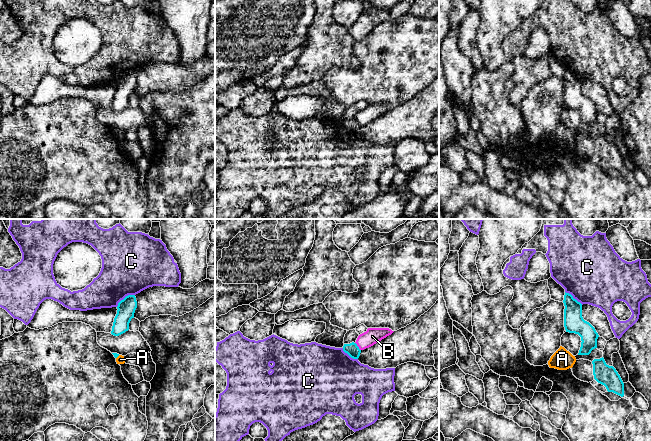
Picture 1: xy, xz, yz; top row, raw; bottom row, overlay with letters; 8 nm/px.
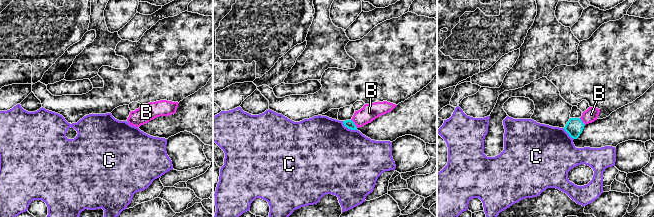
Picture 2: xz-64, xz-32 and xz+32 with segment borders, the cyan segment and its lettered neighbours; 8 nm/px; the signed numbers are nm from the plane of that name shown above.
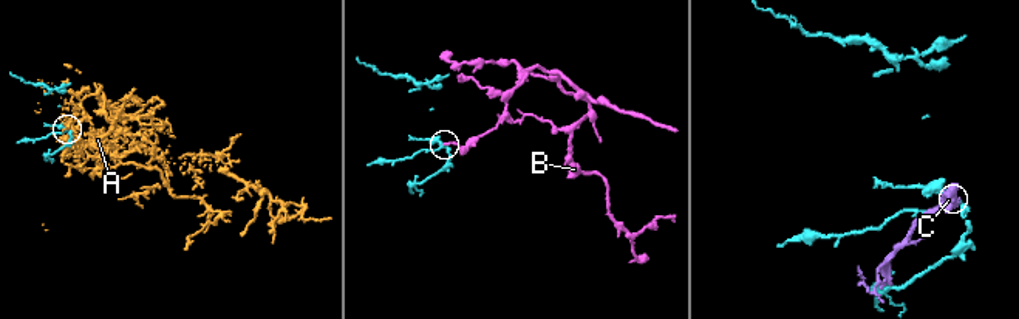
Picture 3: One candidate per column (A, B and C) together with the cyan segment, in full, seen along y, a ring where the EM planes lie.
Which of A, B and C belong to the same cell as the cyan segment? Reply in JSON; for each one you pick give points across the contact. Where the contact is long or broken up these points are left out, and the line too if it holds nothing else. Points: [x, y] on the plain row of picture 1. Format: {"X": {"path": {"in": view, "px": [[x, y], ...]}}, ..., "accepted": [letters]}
{"accepted": []}

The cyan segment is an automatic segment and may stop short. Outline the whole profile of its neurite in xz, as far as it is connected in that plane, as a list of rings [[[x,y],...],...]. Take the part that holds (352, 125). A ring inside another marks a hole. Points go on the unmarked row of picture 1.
[[[354,118],[350,120],[344,120],[343,127],[353,135],[358,135],[361,129],[361,126],[357,122],[357,120]]]

